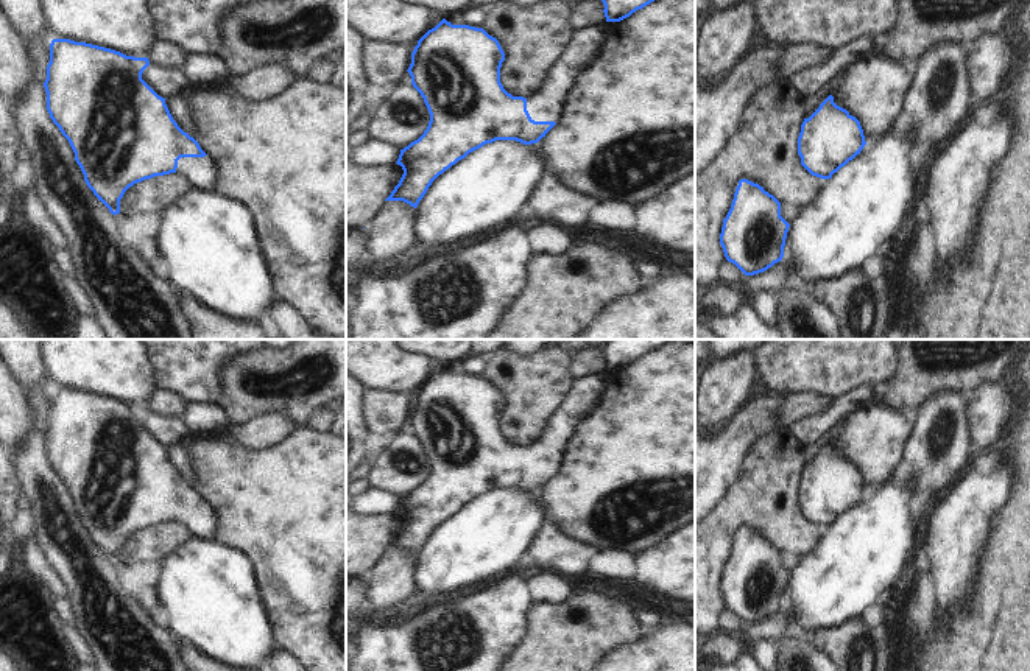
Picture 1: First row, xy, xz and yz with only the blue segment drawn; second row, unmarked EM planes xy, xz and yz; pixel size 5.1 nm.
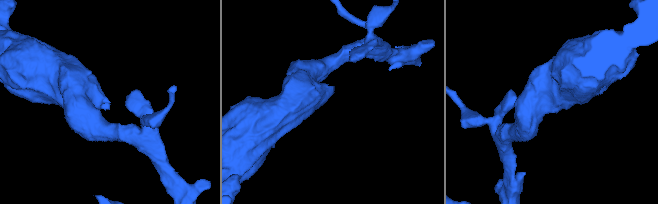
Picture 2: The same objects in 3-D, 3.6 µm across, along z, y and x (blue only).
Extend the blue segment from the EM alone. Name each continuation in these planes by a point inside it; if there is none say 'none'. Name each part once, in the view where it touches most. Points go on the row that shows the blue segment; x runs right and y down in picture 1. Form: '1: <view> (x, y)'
1: xz (546, 105)

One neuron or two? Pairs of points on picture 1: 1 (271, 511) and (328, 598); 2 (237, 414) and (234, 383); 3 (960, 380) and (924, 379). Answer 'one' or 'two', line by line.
1: one
2: one
3: one

